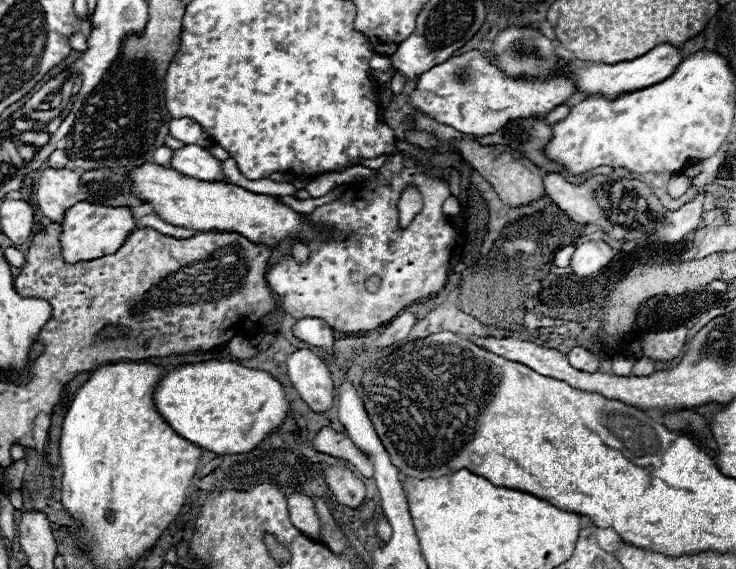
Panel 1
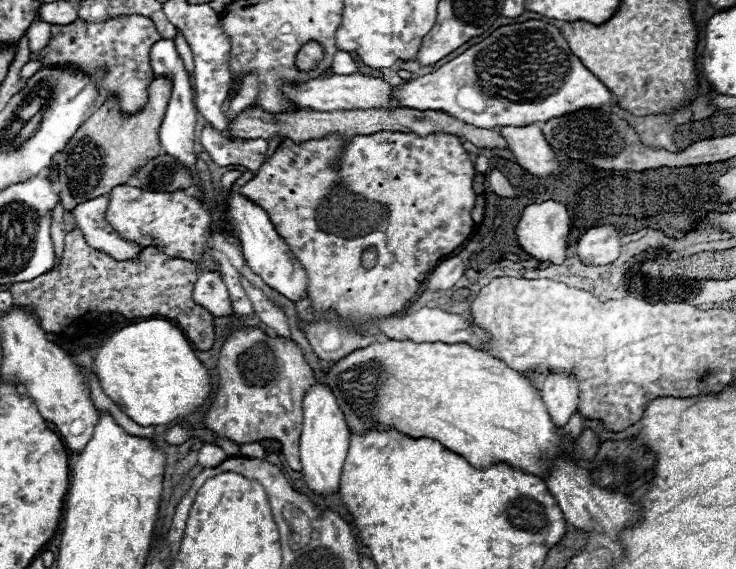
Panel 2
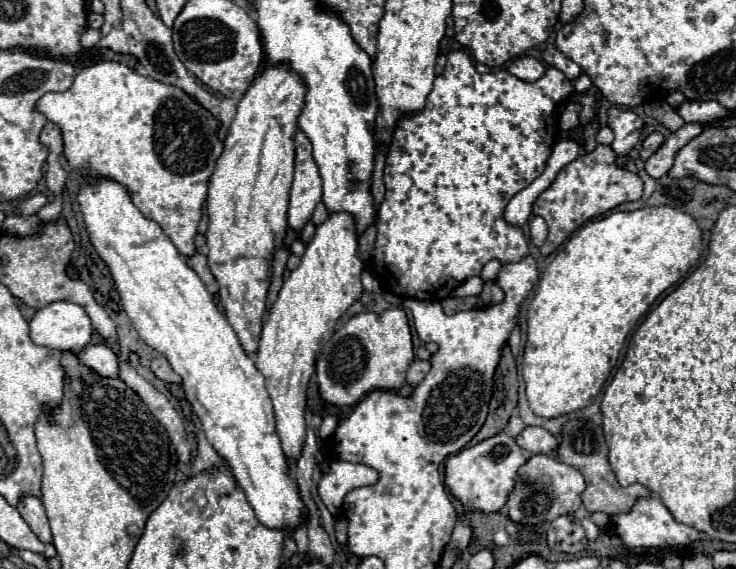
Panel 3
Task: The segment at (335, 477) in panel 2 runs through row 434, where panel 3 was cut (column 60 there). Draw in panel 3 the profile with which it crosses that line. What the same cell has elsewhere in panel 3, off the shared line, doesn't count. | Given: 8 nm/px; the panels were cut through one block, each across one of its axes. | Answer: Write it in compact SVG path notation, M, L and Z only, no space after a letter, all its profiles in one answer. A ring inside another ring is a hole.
M52 302L30 320L30 338L38 346L78 352L92 338L90 318L74 302Z

